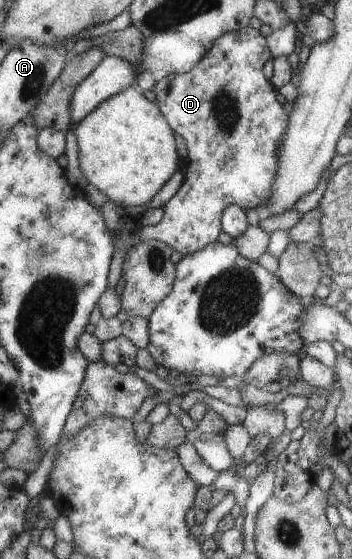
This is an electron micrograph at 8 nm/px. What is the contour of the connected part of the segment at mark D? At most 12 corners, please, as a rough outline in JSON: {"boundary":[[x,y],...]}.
{"boundary":[[218,37],[152,94],[186,142],[181,184],[134,240],[216,241],[262,212],[286,112],[266,37]]}

